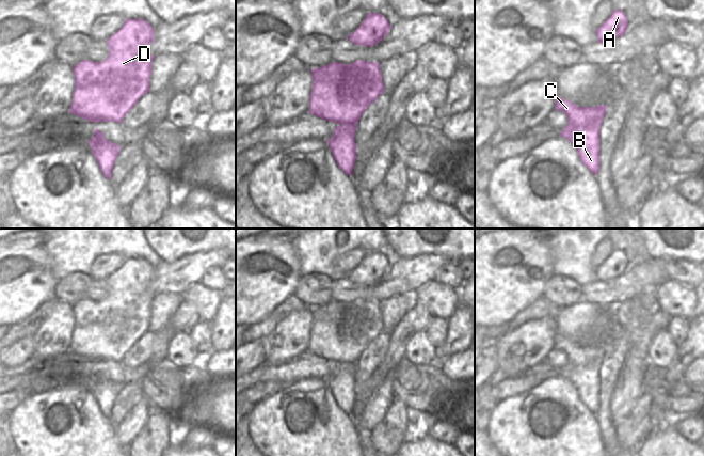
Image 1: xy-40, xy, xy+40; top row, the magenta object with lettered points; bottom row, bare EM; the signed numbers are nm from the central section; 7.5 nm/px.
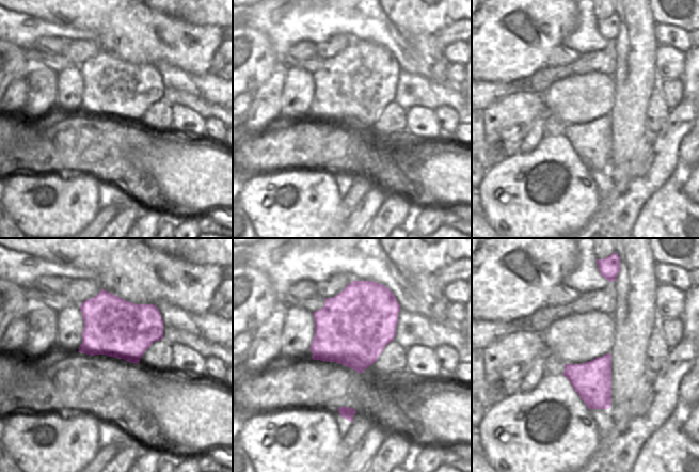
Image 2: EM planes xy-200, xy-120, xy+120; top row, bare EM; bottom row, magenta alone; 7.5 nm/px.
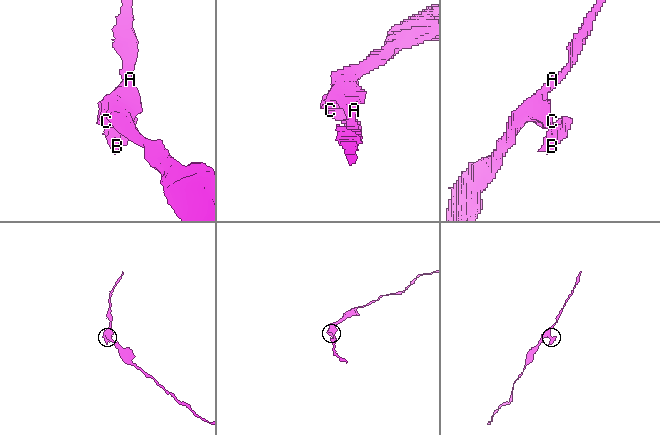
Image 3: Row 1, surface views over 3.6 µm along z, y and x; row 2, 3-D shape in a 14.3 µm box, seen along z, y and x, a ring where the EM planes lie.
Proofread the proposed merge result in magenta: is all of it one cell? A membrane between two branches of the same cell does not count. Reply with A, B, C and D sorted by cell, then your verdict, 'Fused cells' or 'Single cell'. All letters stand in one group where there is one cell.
Groups: A C D / B. Fused cells

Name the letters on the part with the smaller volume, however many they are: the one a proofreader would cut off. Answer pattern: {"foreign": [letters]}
{"foreign": ["B"]}

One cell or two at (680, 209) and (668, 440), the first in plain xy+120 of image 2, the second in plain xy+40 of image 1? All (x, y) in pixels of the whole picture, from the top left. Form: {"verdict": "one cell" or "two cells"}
{"verdict": "one cell"}

